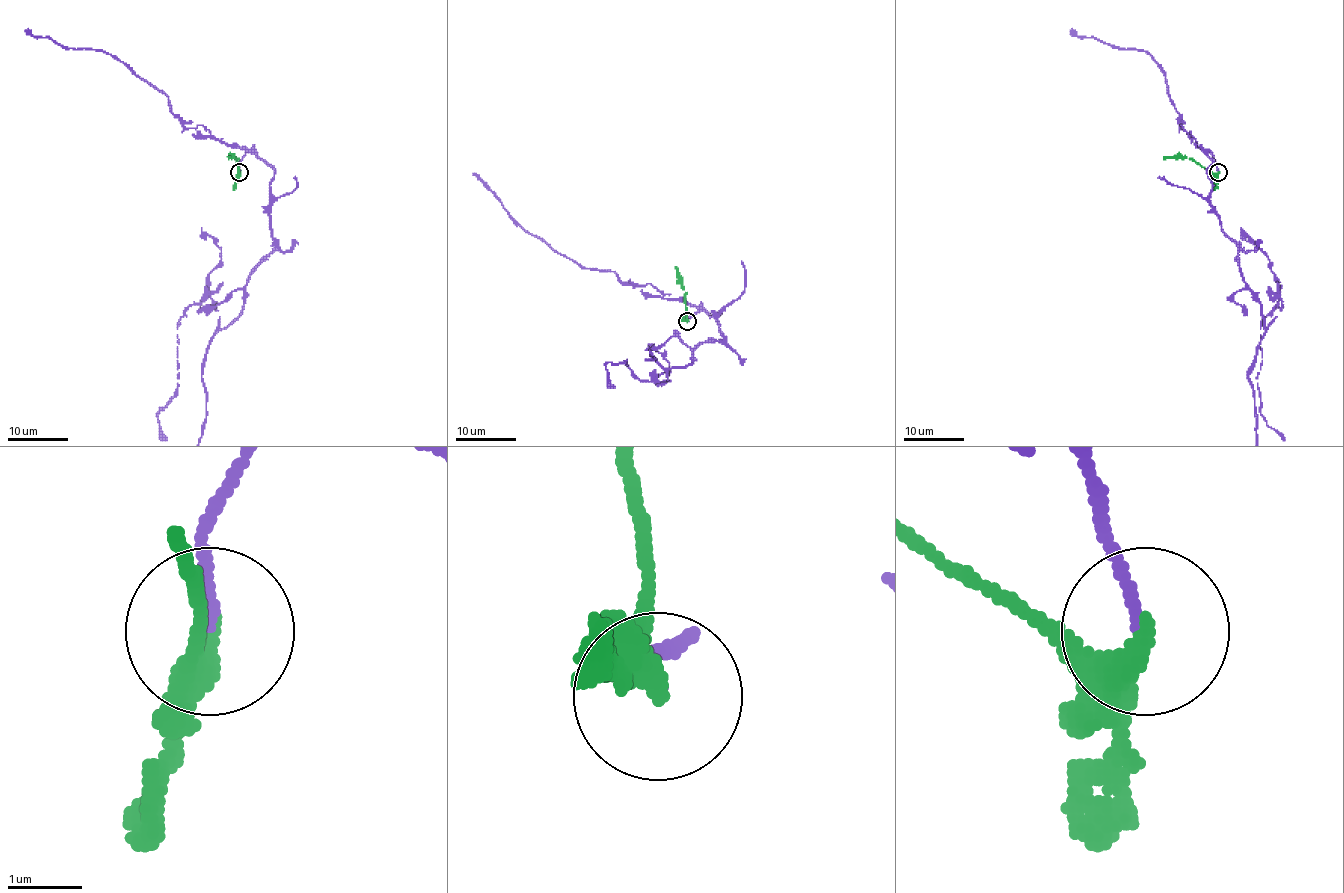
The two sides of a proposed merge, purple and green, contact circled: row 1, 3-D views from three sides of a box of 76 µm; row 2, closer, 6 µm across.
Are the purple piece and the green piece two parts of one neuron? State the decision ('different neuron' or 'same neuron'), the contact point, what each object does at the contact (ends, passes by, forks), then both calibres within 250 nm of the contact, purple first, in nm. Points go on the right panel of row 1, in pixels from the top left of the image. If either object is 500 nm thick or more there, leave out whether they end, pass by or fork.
same neuron; at (1218, 172); purple ends there; green passes by; 120 nm thick on the purple side, 260 nm on the other

